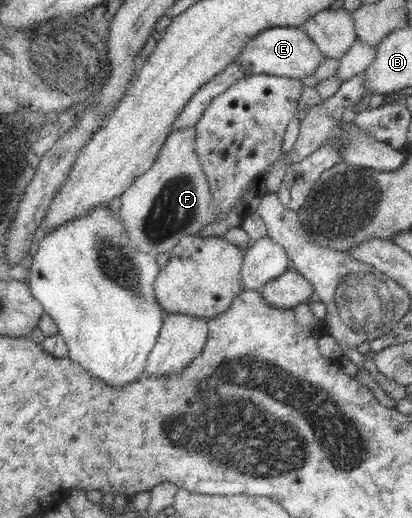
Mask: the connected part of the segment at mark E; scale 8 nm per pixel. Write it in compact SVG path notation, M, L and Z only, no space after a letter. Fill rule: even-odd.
M267 27L258 32L244 47L236 54L236 59L228 64L219 74L216 74L203 84L192 97L188 99L179 112L175 122L172 122L171 131L179 130L188 126L194 126L198 118L201 118L203 111L207 108L212 98L223 93L227 88L240 78L250 74L272 74L278 77L294 78L299 80L309 76L323 62L324 54L317 48L317 45L299 27Z

